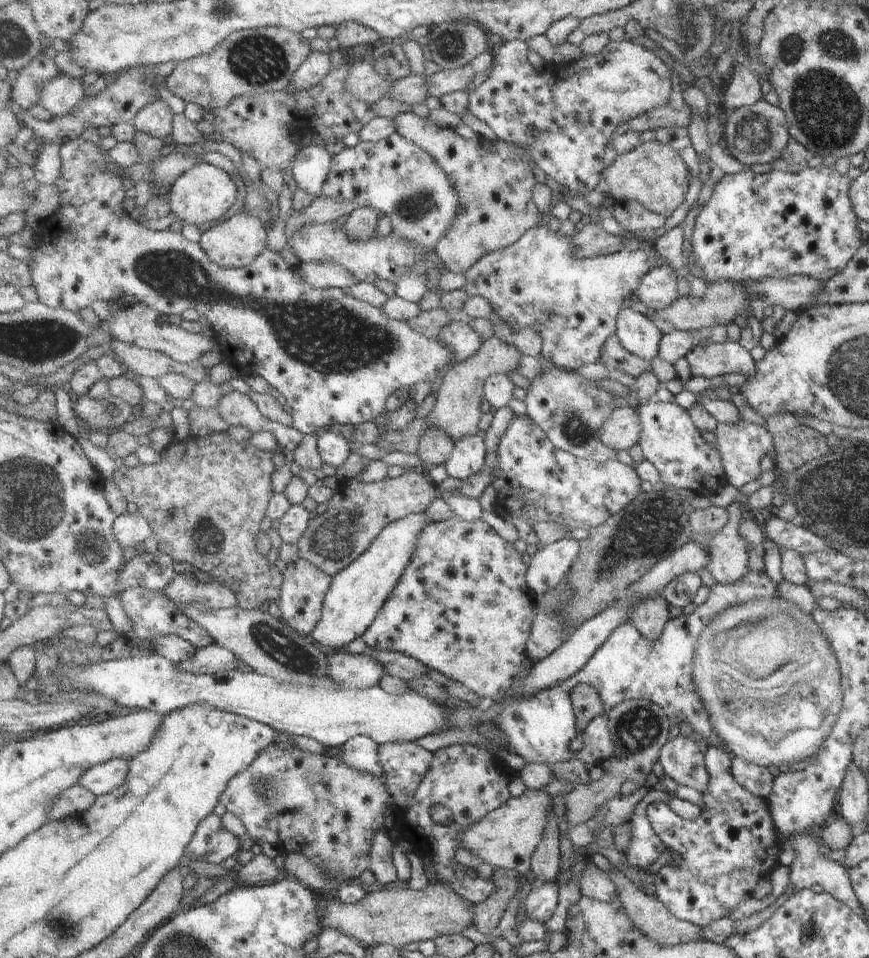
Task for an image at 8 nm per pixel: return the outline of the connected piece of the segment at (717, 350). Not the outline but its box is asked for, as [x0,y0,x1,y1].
[685,342,756,379]

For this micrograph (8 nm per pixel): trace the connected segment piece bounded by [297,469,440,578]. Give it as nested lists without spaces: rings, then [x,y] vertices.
[[[407,469],[397,478],[373,483],[363,483],[358,478],[338,480],[327,510],[323,514],[313,514],[307,533],[297,545],[300,558],[333,578],[366,554],[387,526],[414,513],[427,513],[428,507],[434,506],[439,496],[438,486],[418,470]]]

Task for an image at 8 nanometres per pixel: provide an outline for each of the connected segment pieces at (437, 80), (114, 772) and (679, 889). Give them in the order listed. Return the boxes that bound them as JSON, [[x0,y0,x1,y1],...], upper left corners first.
[[426,65,476,100],[77,759,130,797],[648,744,781,927]]

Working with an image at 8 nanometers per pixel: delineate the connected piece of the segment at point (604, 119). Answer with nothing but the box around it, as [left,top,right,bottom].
[468,39,673,195]

